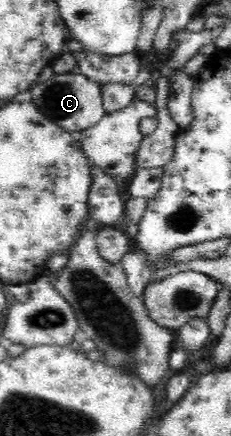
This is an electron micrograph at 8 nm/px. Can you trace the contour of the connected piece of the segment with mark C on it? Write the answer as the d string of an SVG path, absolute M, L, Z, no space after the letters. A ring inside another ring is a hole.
M83 73L55 74L53 78L33 84L29 99L54 124L77 135L78 132L95 126L104 118L106 112L102 99L101 85L87 78Z

